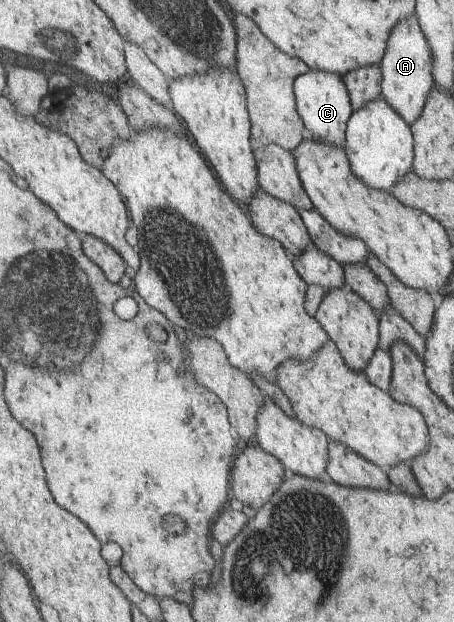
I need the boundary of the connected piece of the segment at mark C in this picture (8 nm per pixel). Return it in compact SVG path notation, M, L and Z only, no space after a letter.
M311 69L308 73L297 78L294 82L294 90L299 114L304 120L311 139L317 139L322 143L329 143L336 147L345 147L348 122L352 117L354 108L344 77L339 73L323 69Z

